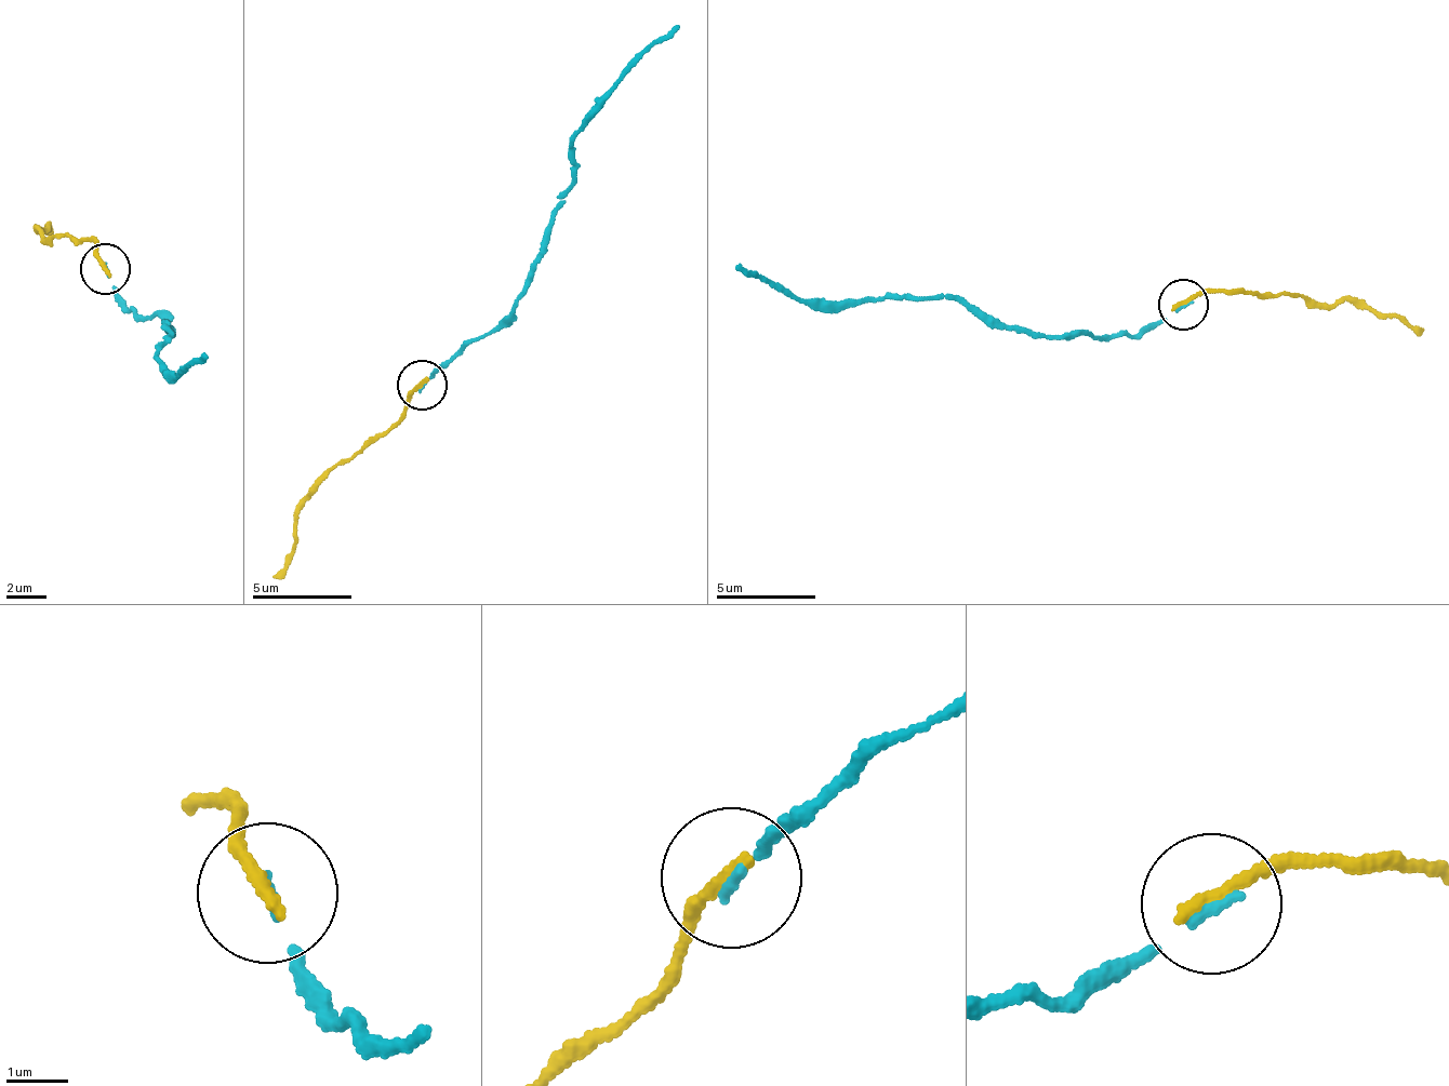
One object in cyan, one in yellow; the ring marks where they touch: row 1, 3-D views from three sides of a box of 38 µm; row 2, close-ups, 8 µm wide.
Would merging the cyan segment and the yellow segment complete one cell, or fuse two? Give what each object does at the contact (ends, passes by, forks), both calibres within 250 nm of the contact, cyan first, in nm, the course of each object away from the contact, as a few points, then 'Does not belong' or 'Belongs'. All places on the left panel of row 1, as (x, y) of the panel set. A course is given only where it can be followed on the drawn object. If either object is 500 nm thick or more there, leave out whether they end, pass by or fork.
At the ring cyan ends. At the ring yellow ends. Thickness 140 nm (cyan) against 240 nm. Course of cyan: (107, 269), (127, 310), (167, 335), (169, 324), (155, 356), (173, 380), (208, 358). Course of yellow: (107, 269), (91, 239), (51, 242), (42, 230), (38, 233), (49, 222), (48, 235). Belongs

